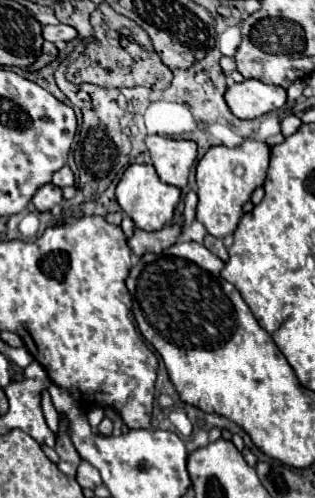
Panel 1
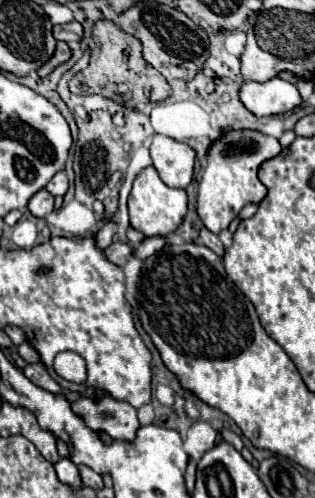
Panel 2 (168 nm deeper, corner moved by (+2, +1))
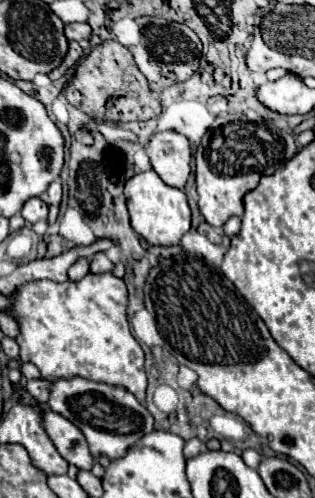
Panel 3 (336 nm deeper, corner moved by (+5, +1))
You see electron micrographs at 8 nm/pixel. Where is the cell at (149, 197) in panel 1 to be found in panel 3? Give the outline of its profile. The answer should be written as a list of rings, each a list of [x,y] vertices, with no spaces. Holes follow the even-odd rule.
[[[154,170],[134,174],[126,182],[124,194],[126,194],[126,204],[128,204],[132,228],[148,244],[176,246],[180,242],[180,238],[190,230],[190,208],[188,208],[186,194],[178,188],[164,184]]]

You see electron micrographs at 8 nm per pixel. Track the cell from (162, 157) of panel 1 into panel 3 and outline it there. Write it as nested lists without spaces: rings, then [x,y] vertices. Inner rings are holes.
[[[172,130],[158,132],[146,146],[148,158],[156,174],[172,188],[184,188],[190,176],[192,152],[188,138]]]

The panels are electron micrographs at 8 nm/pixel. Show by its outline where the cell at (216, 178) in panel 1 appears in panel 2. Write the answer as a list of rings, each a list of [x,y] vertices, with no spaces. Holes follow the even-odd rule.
[[[229,130],[223,138],[211,146],[207,166],[199,182],[197,214],[203,220],[205,228],[219,234],[225,230],[231,220],[241,212],[245,204],[261,202],[267,194],[267,188],[257,178],[257,170],[265,160],[271,160],[281,154],[281,144],[277,138],[265,136],[257,130]],[[231,142],[231,144],[229,144]]]

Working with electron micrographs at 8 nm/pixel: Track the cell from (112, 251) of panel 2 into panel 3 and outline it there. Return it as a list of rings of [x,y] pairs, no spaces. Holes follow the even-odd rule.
[[[98,252],[92,260],[90,260],[90,270],[96,272],[96,274],[102,274],[102,272],[112,272],[114,264],[110,262],[110,258],[106,256],[106,252]]]

